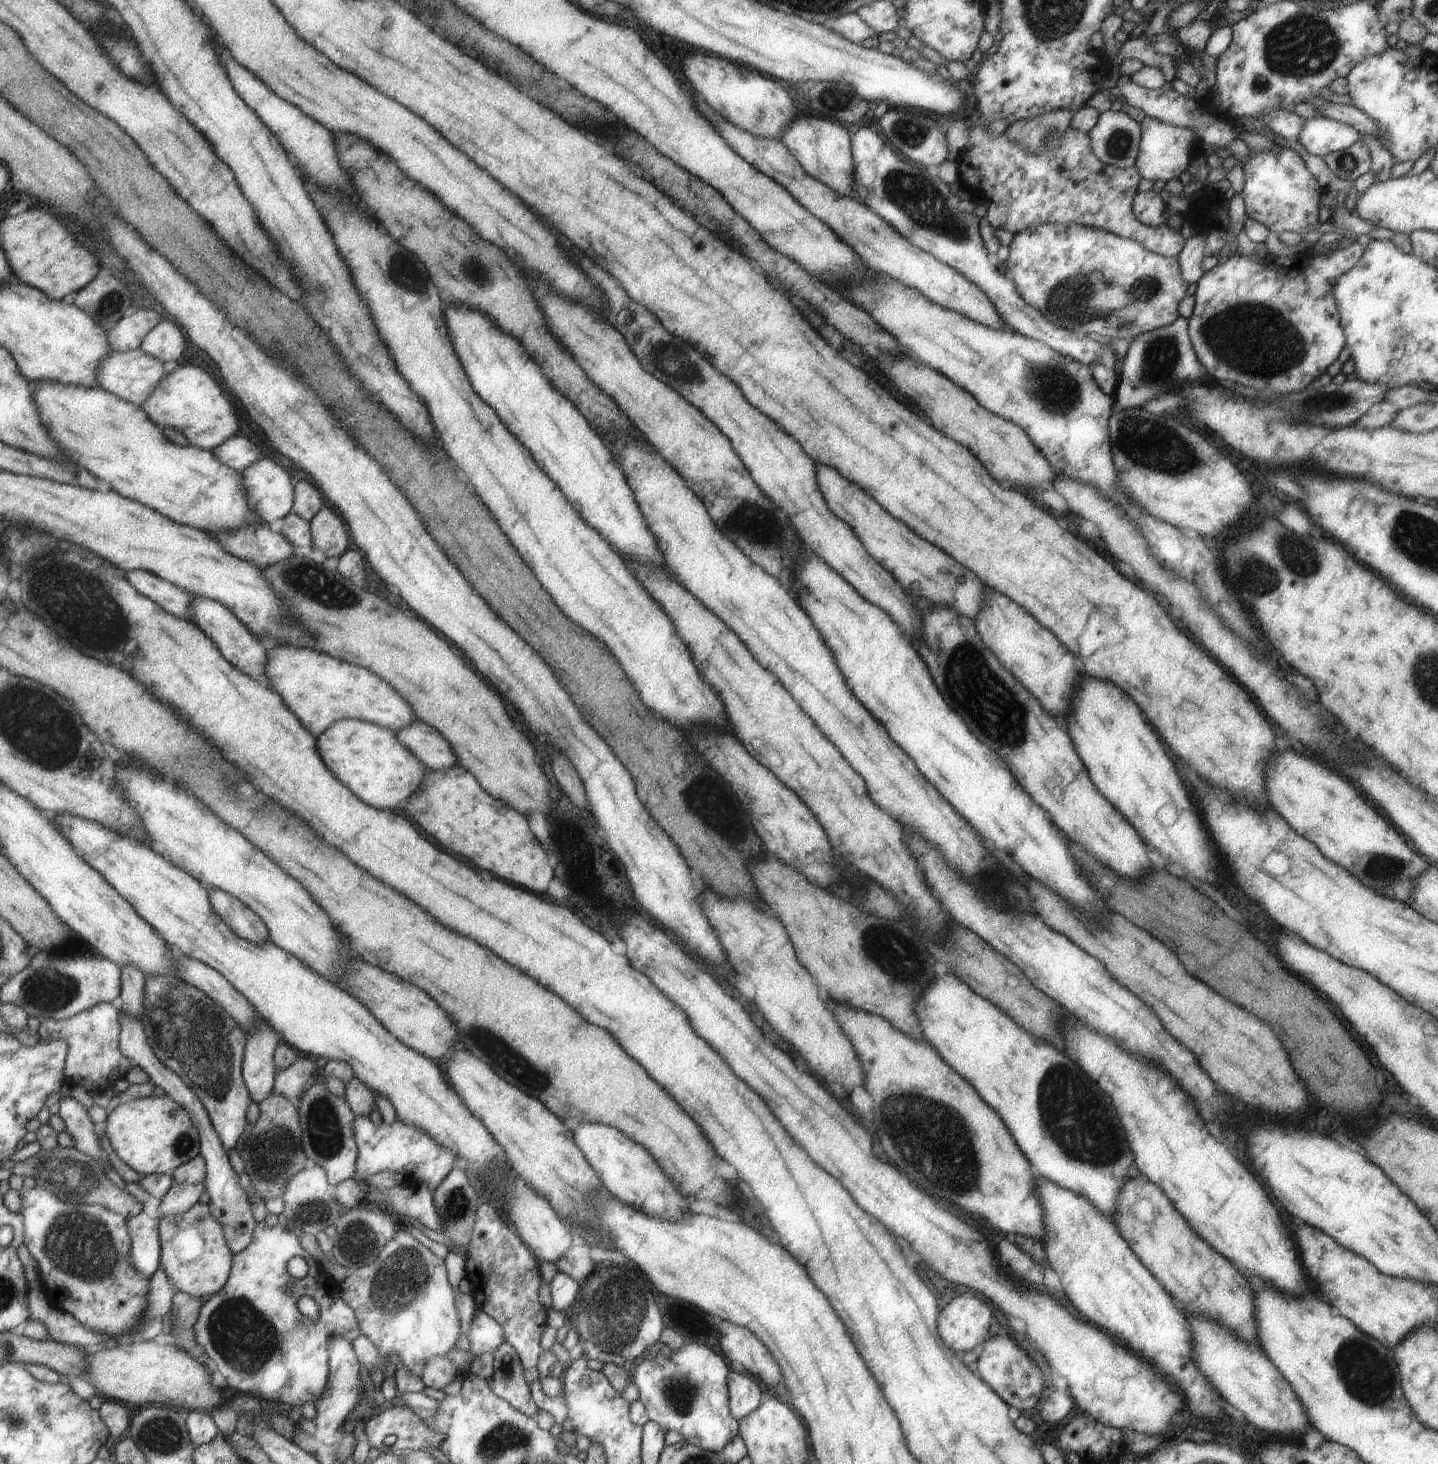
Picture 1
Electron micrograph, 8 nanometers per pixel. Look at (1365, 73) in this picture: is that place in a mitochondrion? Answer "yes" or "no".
no

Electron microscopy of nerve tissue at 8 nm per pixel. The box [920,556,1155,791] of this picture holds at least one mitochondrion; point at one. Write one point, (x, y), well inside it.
(970, 682)

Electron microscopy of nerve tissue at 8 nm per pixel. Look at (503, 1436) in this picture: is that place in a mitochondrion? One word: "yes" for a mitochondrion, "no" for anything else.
yes

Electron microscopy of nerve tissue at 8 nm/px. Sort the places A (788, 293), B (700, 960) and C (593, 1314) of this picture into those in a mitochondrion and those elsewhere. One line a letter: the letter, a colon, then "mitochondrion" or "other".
A: other
B: other
C: mitochondrion

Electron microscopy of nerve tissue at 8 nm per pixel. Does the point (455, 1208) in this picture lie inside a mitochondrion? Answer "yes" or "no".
yes

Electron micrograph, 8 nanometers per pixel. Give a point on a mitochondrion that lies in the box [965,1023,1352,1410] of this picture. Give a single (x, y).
(1072, 1110)

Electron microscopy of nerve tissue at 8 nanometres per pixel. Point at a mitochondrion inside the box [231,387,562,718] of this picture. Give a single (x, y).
(311, 582)

